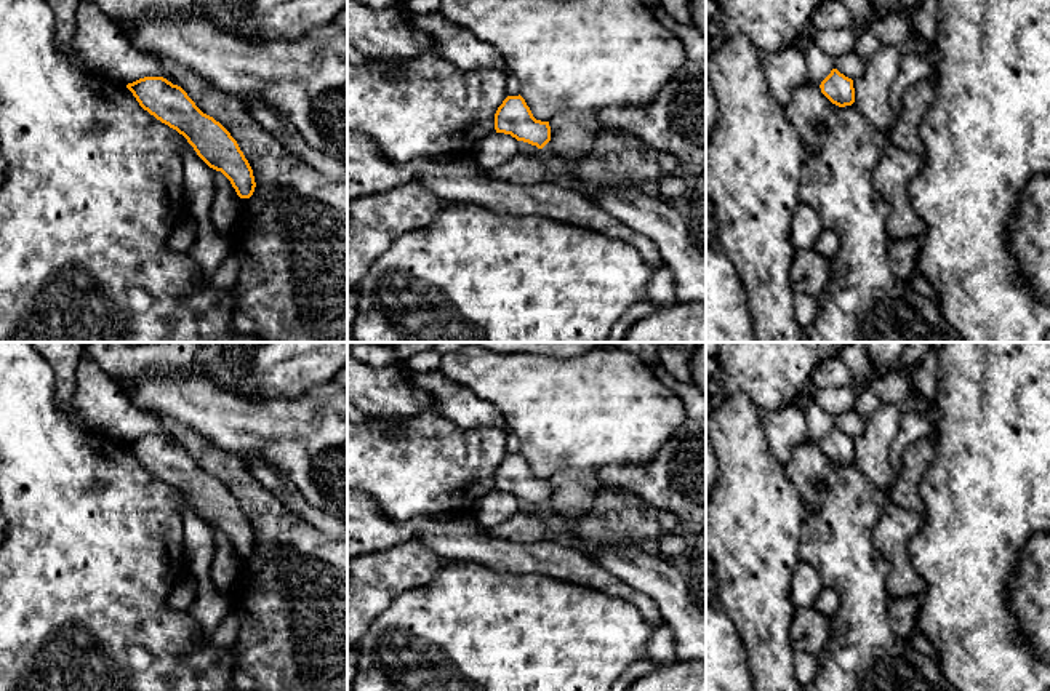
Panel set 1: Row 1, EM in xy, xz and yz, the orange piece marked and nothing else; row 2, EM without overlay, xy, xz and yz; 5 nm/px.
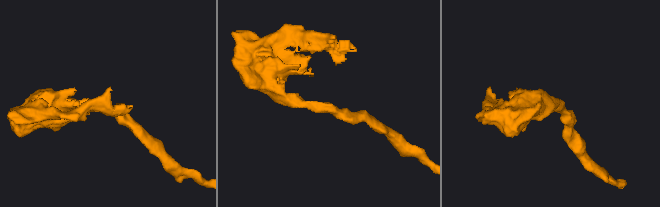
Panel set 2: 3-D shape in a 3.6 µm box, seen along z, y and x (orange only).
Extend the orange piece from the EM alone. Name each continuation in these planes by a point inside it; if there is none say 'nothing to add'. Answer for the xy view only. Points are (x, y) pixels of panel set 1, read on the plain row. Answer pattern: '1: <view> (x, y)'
nothing to add

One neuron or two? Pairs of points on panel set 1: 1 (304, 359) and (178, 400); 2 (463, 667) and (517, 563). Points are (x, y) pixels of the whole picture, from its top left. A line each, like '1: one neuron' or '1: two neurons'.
1: two neurons
2: two neurons

